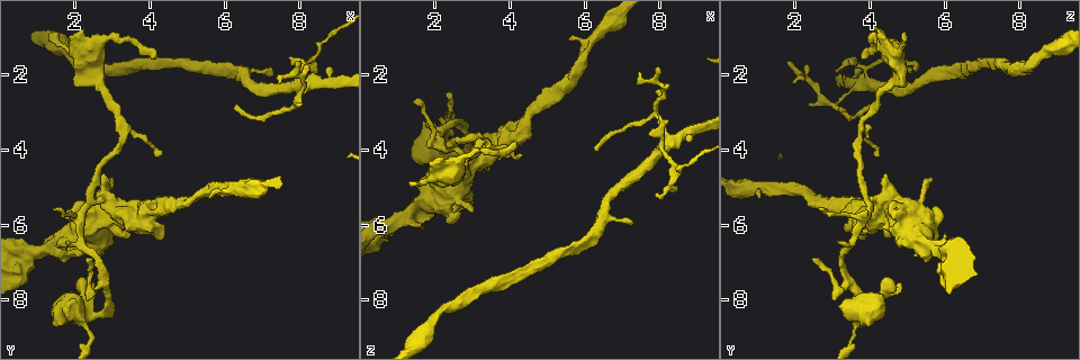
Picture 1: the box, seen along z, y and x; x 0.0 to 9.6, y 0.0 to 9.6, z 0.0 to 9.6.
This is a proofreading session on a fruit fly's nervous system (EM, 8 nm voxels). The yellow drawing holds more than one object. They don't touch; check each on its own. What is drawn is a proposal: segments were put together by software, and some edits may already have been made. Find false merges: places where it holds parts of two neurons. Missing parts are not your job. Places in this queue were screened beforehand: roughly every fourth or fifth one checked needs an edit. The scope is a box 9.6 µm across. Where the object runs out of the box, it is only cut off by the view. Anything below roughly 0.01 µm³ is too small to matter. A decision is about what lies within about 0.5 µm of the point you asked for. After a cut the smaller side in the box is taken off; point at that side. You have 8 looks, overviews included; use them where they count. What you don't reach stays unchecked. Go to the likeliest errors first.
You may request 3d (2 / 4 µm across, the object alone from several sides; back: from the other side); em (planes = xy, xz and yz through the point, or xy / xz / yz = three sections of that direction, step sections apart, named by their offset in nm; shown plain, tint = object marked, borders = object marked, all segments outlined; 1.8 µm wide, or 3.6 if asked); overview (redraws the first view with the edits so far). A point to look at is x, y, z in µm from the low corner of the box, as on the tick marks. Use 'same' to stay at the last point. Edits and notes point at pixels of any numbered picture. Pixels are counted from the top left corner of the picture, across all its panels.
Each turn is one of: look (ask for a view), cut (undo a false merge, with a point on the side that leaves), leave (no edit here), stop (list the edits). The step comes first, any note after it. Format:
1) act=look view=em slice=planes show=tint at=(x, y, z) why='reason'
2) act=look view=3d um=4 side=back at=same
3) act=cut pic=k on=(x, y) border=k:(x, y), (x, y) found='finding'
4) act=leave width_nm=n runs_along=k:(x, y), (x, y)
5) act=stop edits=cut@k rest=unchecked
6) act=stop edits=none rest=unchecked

act=look view=em slice=xz step=4 show=plain at=(2.40, 5.40, 4.00) why='sudden change in width'

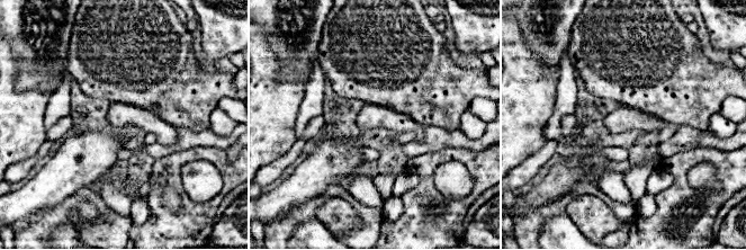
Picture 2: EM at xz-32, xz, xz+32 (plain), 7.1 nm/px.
act=look view=em slice=xz step=4 show=tint at=same why='with the object marked'

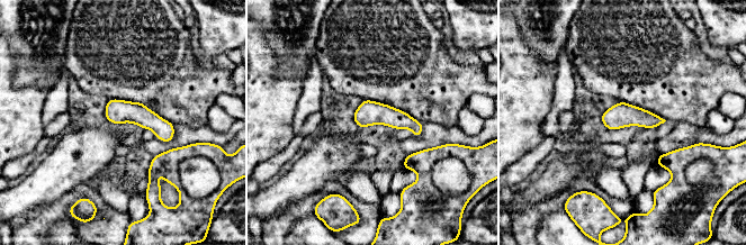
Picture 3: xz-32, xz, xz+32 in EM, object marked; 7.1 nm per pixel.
act=cut pic=3 on=(198, 175) part_leaving=3:(110, 101), (152, 120), (170, 137) found='a second neuron is stuck on'

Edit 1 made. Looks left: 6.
act=look view=3d um=2 at=(1.45, 6.40, 5.40) why='abrupt turn'

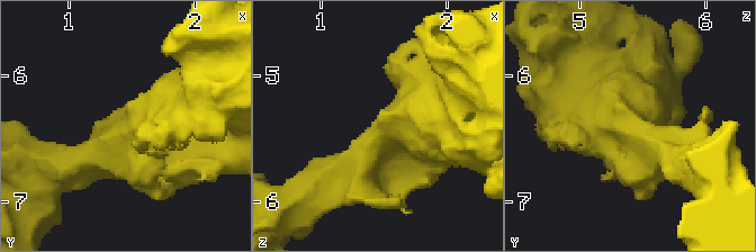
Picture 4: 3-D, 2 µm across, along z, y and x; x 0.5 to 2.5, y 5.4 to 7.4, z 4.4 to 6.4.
act=look view=em slice=planes show=tint at=(1.52, 6.44, 5.46) why='now the EM'

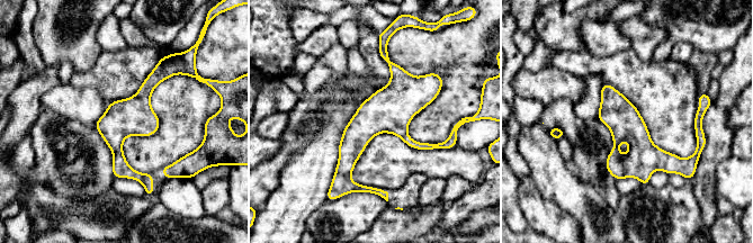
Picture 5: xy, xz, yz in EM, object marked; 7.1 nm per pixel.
act=leave runs_along=5:(432, 84), (388, 109), (337, 174) found='all the same neuron'

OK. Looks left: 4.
act=stop edits=cut@3 rest=unchecked

